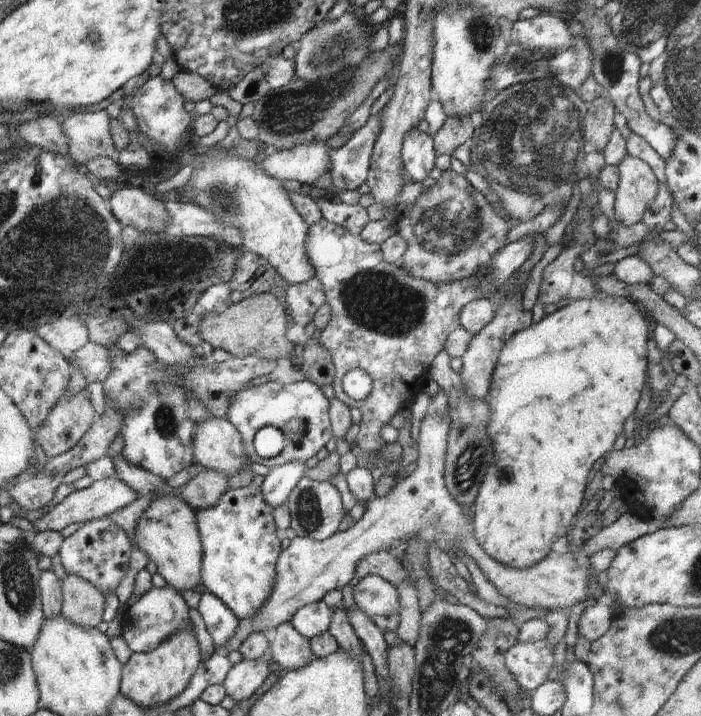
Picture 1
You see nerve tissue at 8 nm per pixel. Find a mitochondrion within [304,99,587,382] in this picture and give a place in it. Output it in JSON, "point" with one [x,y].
{"point":[377,300]}

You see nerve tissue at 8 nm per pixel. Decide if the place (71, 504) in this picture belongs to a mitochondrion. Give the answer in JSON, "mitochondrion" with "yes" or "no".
{"mitochondrion":"no"}

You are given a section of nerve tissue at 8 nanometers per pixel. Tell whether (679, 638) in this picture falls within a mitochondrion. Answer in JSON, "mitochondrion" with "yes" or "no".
{"mitochondrion":"yes"}

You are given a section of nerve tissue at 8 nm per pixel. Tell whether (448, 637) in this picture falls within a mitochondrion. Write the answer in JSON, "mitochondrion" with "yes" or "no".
{"mitochondrion":"yes"}

